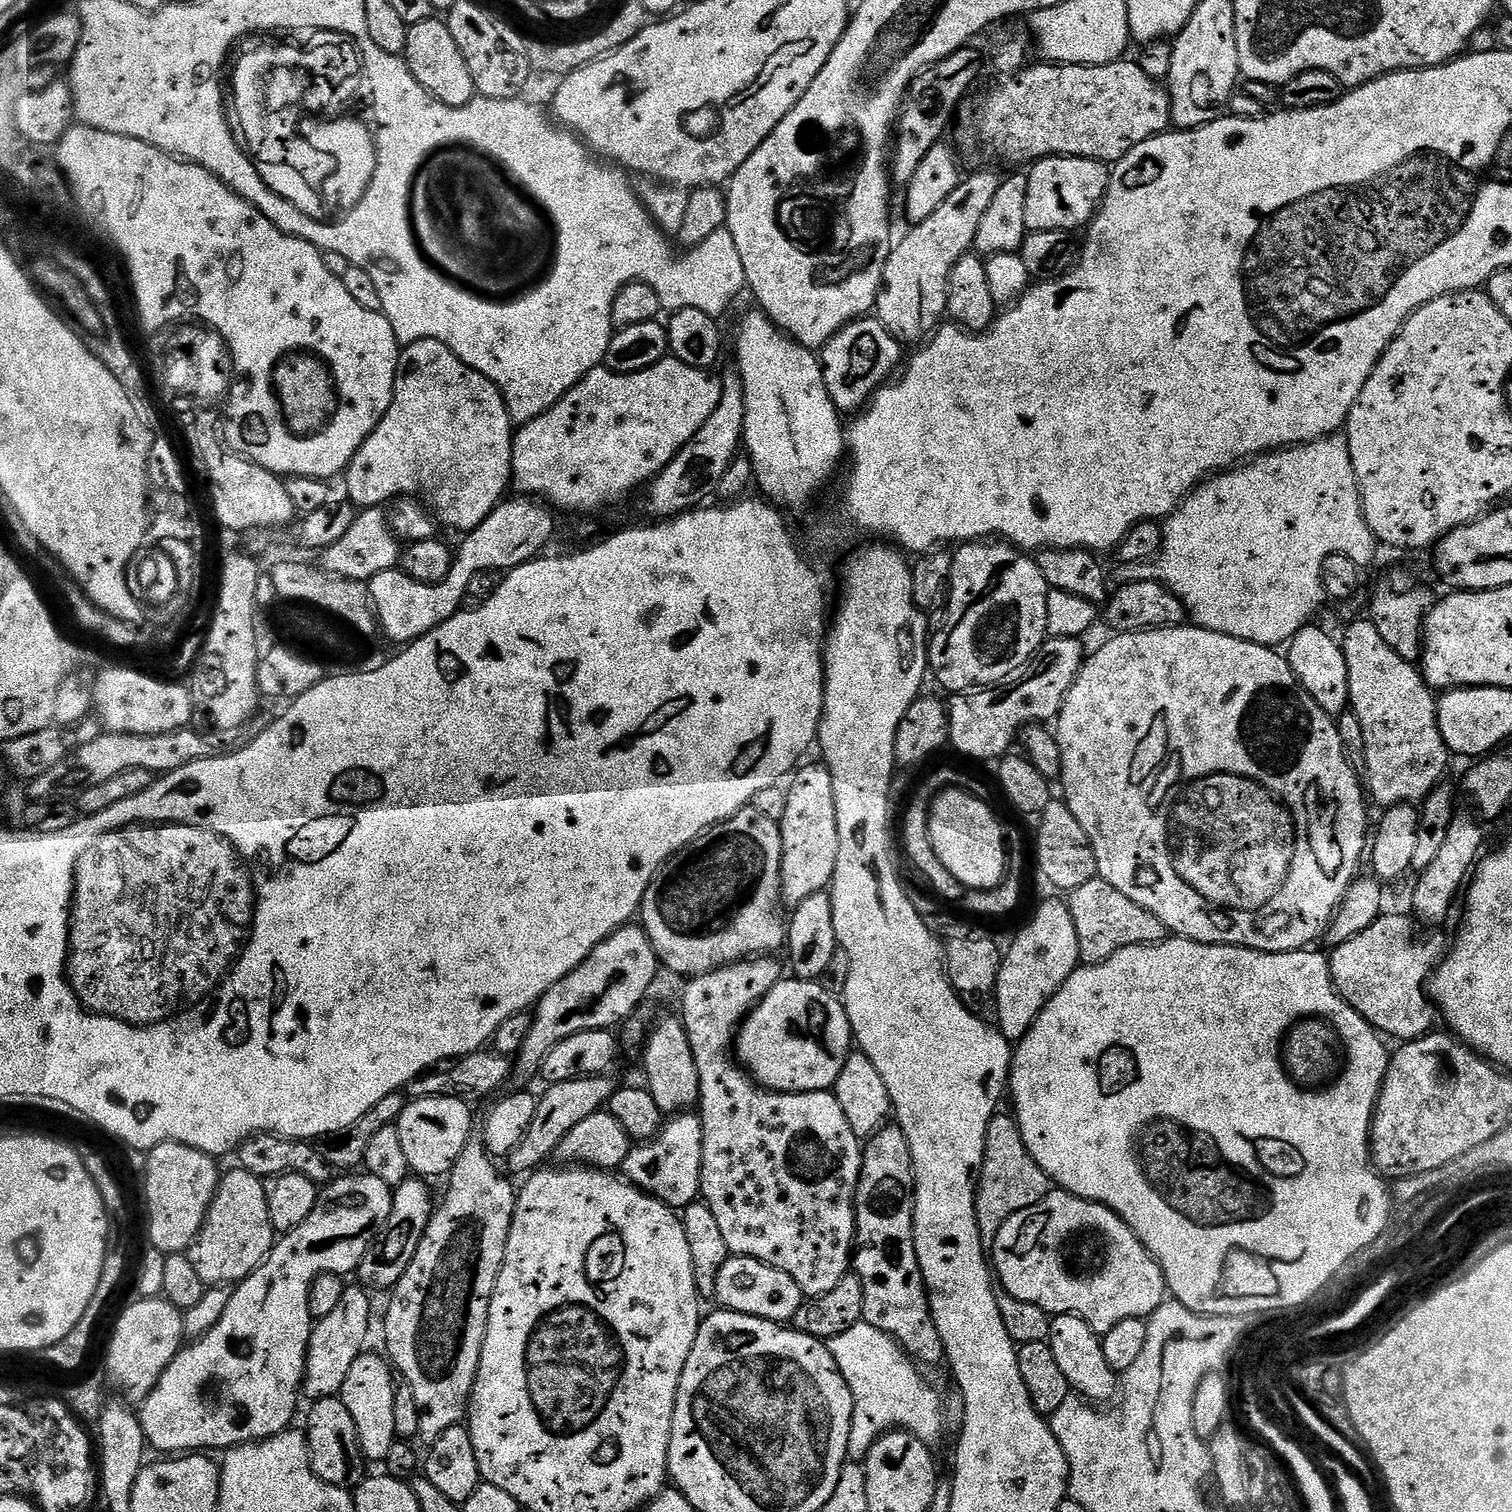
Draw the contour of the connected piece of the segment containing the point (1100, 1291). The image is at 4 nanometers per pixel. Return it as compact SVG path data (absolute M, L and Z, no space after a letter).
M1063 1190L1049 1192L1042 1202L1014 1214L1004 1223L991 1241L990 1264L1003 1291L1046 1310L1053 1317L1081 1316L1101 1338L1114 1330L1118 1322L1126 1322L1126 1318L1143 1320L1152 1316L1166 1299L1164 1272L1134 1230L1114 1210Z

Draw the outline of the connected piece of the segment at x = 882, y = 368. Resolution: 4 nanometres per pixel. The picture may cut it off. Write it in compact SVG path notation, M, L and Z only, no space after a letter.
M861 318L847 324L819 353L820 364L824 368L826 390L841 414L856 414L872 399L876 389L884 387L901 371L902 345L888 333L875 318Z

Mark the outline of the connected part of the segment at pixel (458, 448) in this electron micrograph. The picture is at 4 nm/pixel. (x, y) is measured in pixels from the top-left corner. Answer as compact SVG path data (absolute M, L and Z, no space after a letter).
M419 340L413 344L403 345L398 370L396 371L396 389L394 398L390 402L390 410L378 422L378 426L368 435L366 442L356 451L354 458L348 463L346 471L343 473L342 481L348 487L347 499L356 505L357 509L378 508L395 502L401 498L415 498L431 515L437 525L445 524L448 528L453 528L459 534L473 532L478 525L483 522L492 511L505 499L504 491L512 484L512 437L514 435L514 421L508 412L508 407L504 401L504 395L478 370L466 366L458 354L454 354L442 342L437 340Z

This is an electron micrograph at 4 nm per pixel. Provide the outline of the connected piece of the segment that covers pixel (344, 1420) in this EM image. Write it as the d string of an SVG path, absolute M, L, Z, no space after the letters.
M337 1397L315 1401L311 1405L312 1413L308 1416L308 1453L312 1469L317 1478L324 1484L354 1490L366 1479L366 1461L364 1451L358 1442L358 1426L350 1418L350 1410Z

